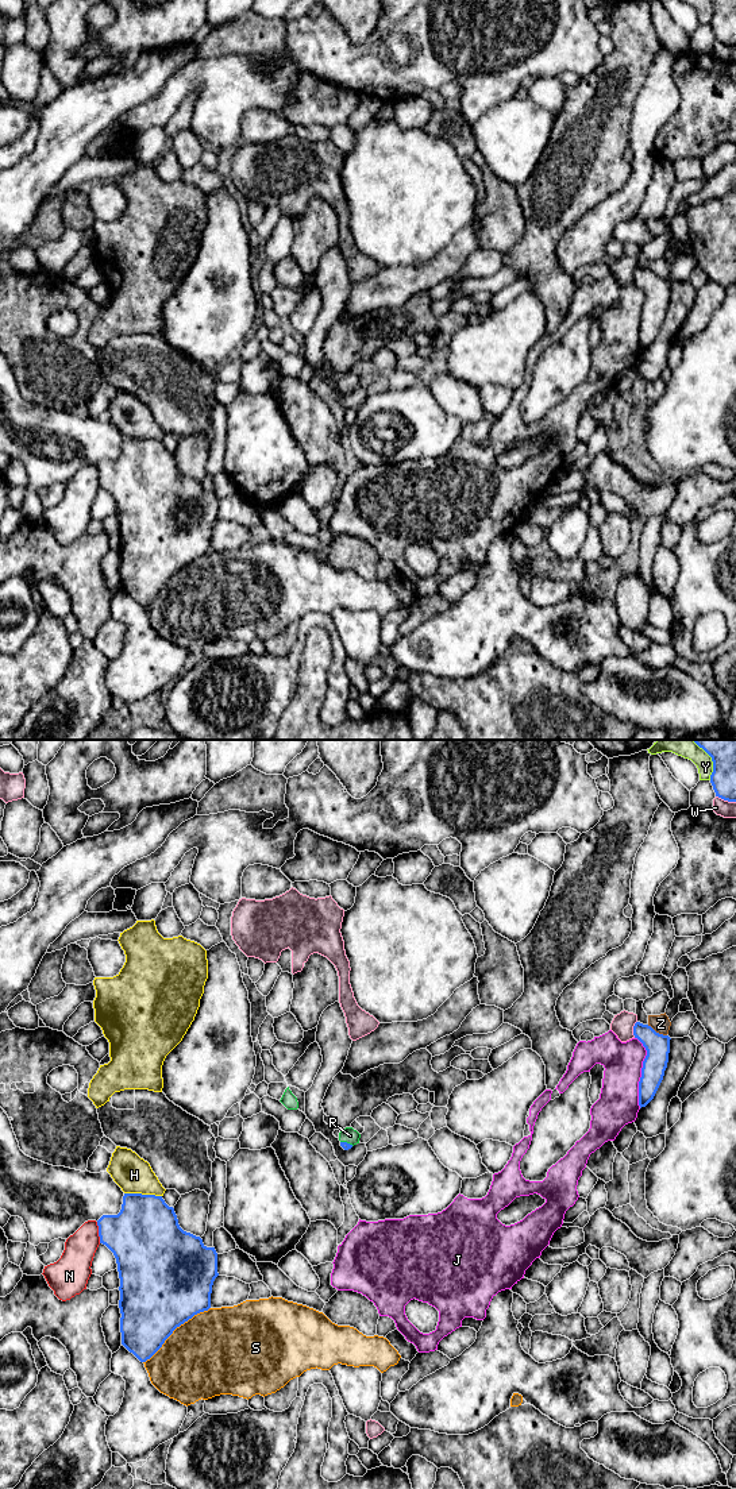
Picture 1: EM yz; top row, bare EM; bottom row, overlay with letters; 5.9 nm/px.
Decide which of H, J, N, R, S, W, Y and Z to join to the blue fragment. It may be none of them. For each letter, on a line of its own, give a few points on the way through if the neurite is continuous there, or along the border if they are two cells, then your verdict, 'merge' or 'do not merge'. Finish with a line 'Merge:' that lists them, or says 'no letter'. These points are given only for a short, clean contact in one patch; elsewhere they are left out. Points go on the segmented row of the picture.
H: do not merge
J: do not merge
N: do not merge
R: way yz (345, 1145), (346, 1142), (350, 1135); merge
S: do not merge
W: do not merge
Y: do not merge
Z: do not merge
Merge: R

